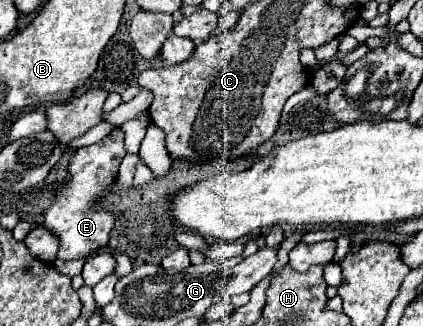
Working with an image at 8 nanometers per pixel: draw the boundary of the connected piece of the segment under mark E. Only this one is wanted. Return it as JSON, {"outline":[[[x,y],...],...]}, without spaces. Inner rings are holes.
{"outline":[[[120,127],[114,129],[112,135],[94,143],[90,147],[82,147],[70,159],[70,181],[60,189],[54,205],[44,215],[44,227],[52,231],[58,239],[58,259],[90,259],[108,243],[108,235],[114,227],[114,213],[100,209],[94,205],[98,197],[104,195],[106,185],[112,183],[118,175],[118,167],[126,155],[124,149],[124,131]]]}

